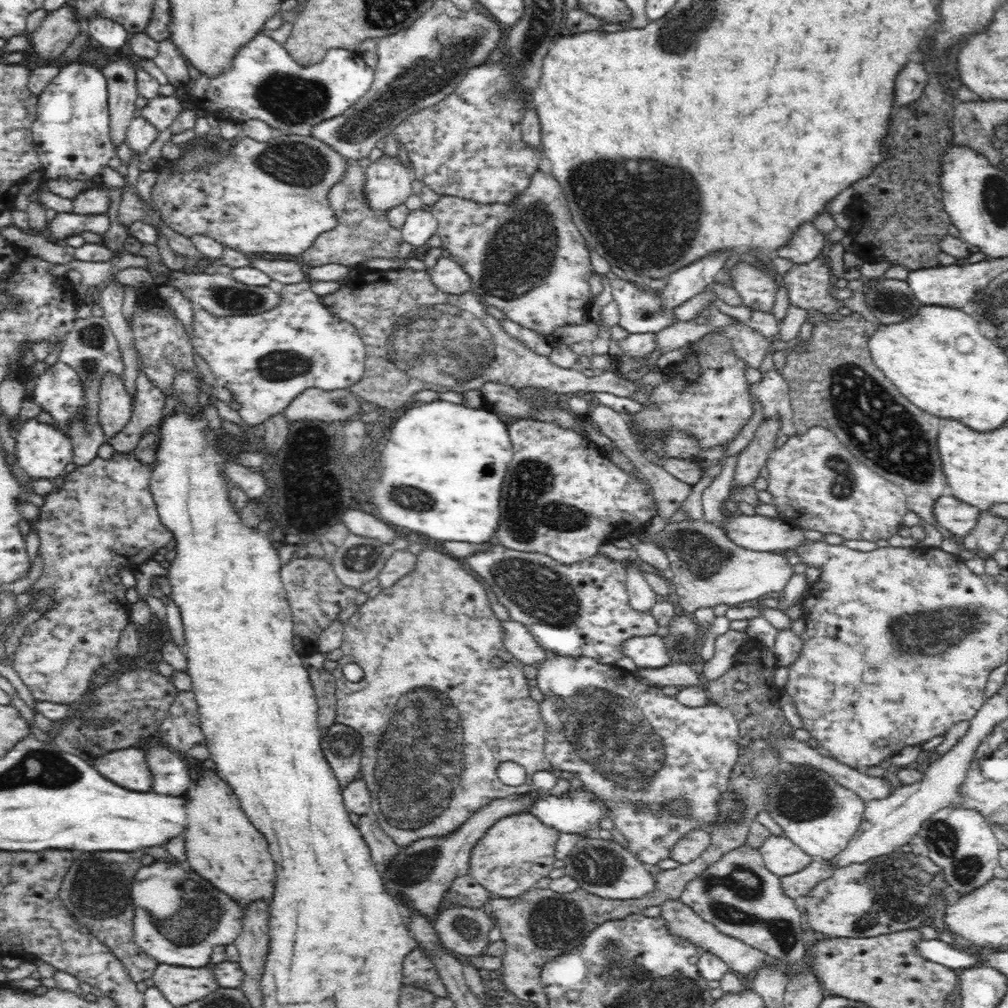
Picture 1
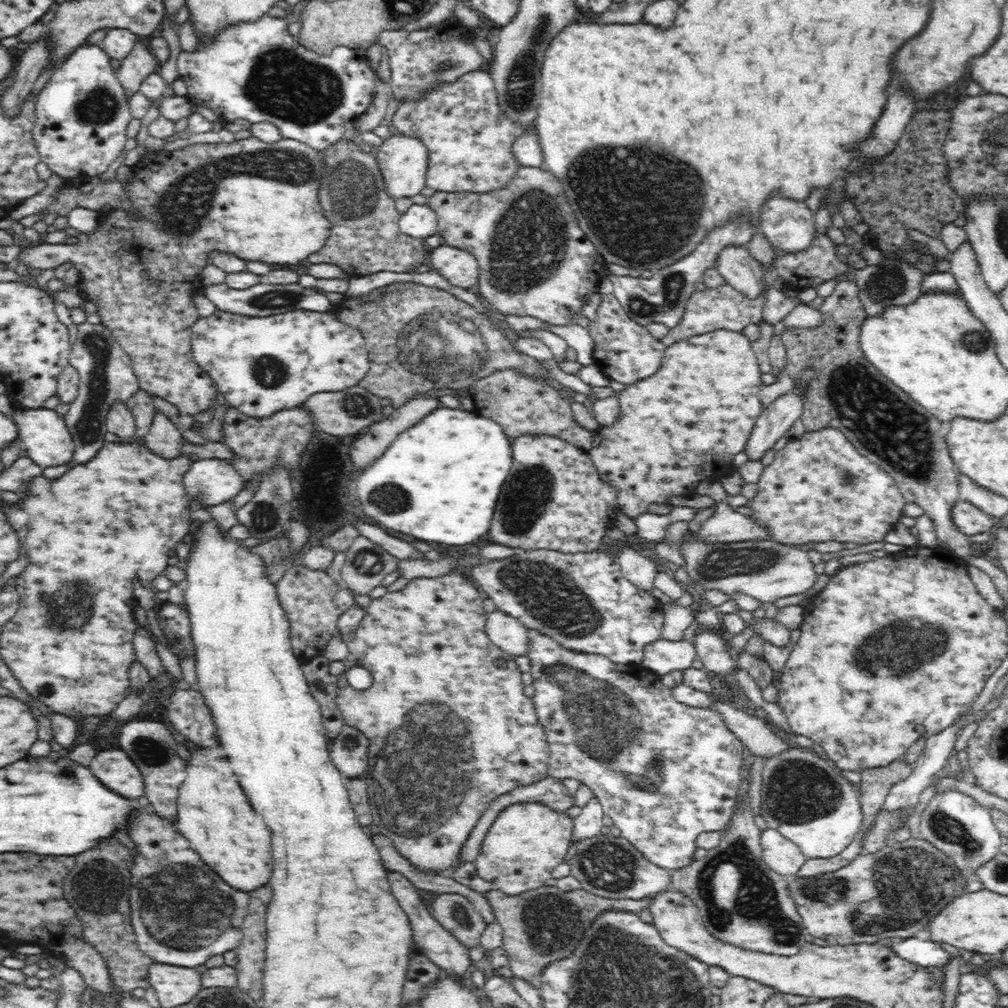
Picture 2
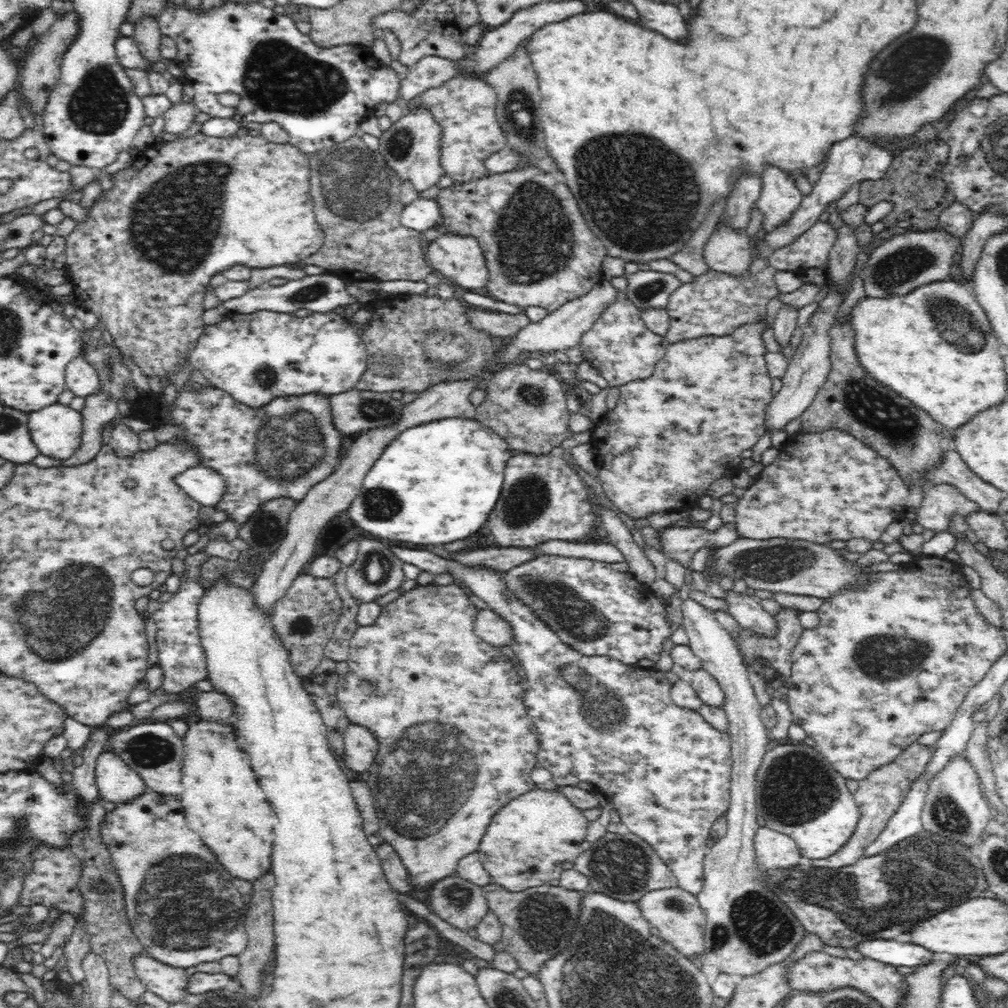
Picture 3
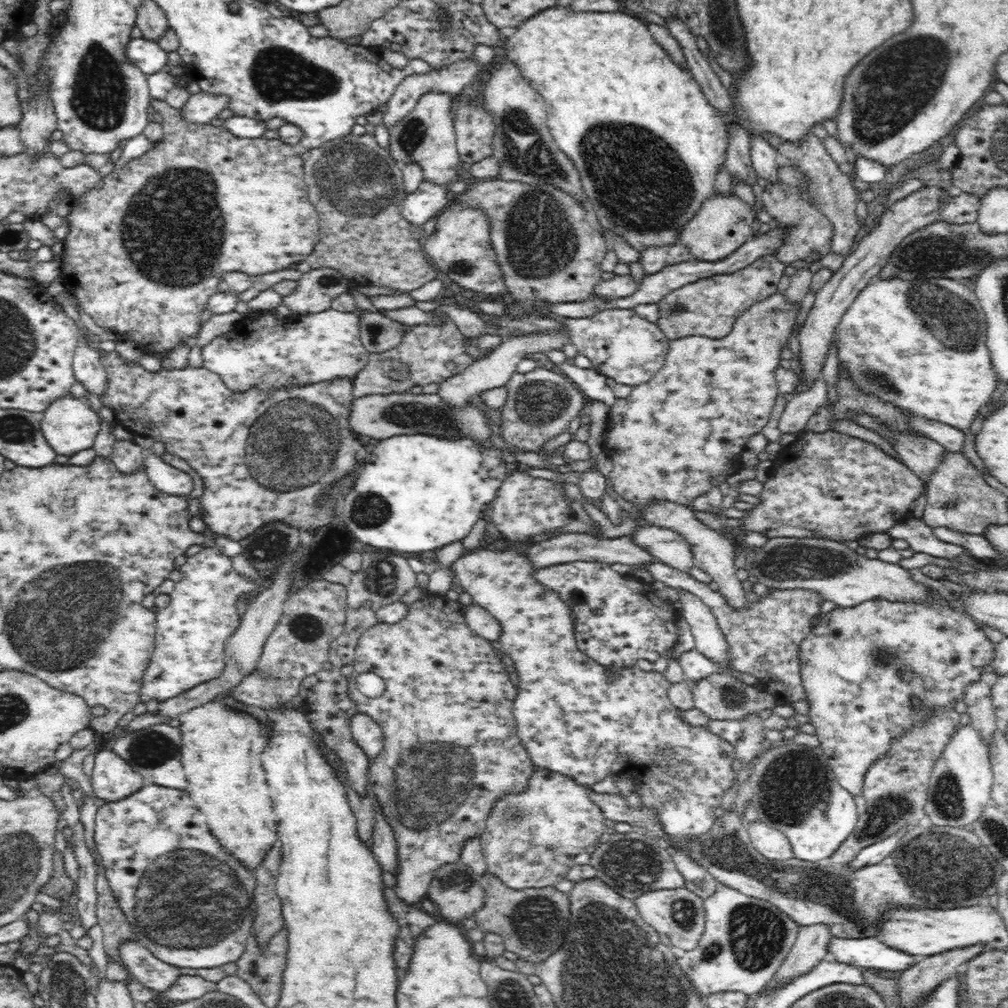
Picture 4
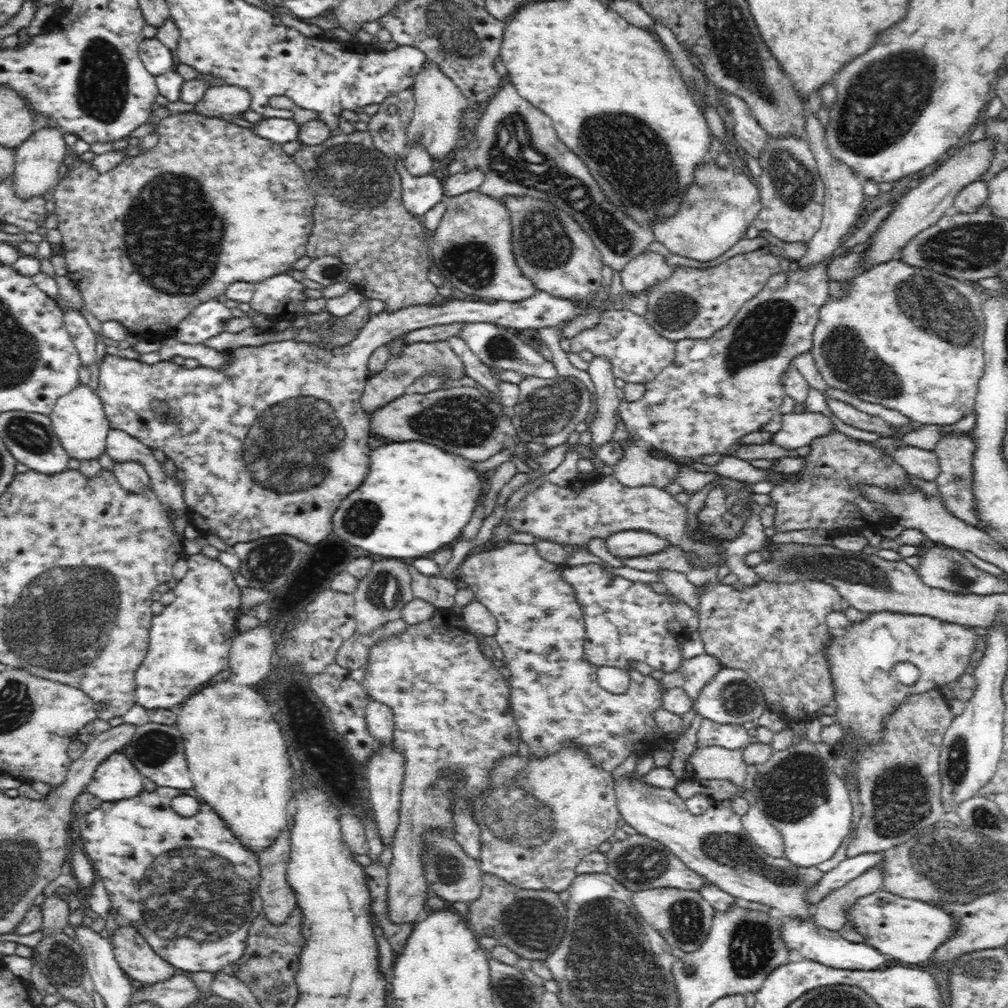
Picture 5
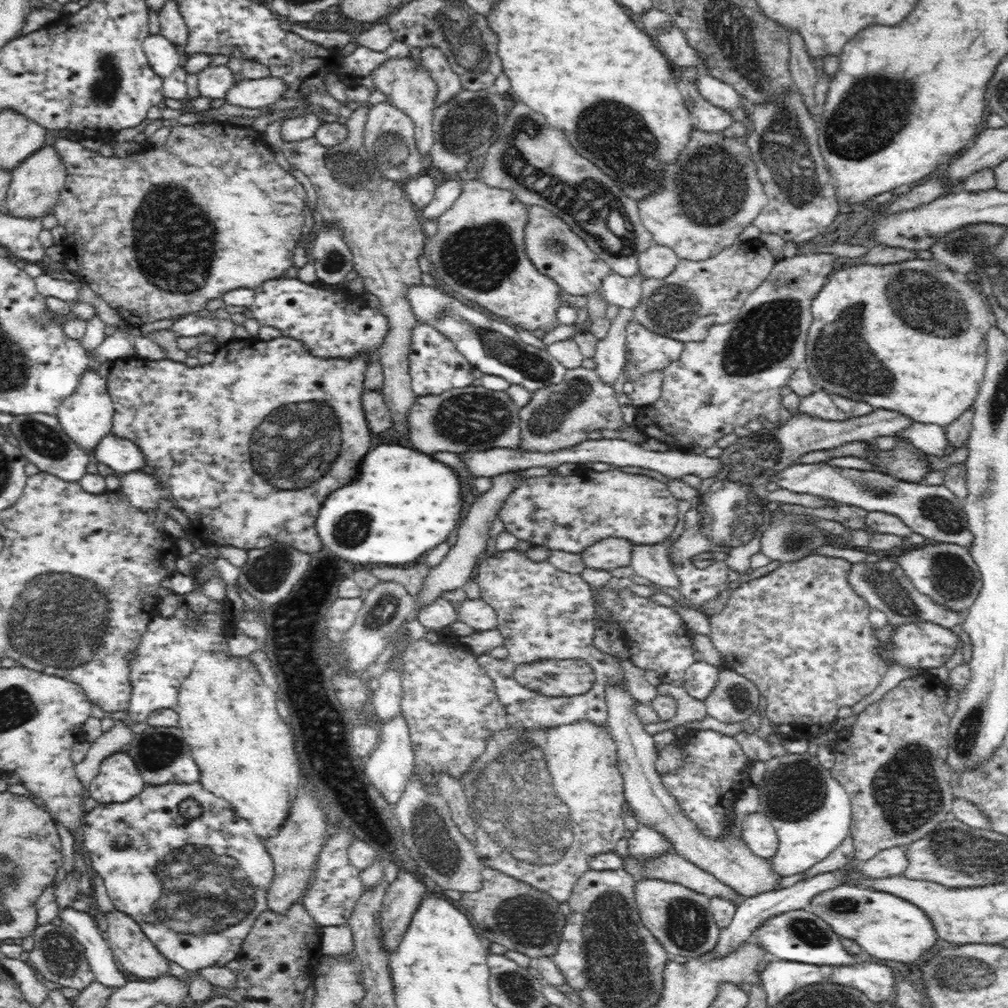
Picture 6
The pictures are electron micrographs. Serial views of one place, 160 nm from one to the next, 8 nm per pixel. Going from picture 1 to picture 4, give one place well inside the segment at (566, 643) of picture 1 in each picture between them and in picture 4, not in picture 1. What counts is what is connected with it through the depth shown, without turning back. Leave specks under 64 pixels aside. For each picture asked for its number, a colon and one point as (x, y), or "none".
2: (582, 601)
3: (597, 611)
4: (618, 620)

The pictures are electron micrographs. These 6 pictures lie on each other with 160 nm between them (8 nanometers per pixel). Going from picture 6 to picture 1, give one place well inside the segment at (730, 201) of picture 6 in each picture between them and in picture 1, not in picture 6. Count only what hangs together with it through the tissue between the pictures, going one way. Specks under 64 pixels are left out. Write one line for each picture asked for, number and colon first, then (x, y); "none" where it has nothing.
1: (757, 289)
2: (740, 269)
3: (728, 251)
4: (722, 225)
5: (719, 208)

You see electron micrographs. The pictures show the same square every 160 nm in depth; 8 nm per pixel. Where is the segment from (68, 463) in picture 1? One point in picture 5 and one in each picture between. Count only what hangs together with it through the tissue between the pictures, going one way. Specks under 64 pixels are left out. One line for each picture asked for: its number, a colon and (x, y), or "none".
2: (47, 440)
3: (56, 430)
4: (69, 425)
5: (78, 418)

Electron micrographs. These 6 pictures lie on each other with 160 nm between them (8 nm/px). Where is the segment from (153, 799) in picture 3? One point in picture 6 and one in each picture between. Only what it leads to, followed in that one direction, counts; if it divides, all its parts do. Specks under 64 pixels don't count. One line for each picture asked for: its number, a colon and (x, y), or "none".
4: (151, 844)
5: (194, 907)
6: (197, 907)

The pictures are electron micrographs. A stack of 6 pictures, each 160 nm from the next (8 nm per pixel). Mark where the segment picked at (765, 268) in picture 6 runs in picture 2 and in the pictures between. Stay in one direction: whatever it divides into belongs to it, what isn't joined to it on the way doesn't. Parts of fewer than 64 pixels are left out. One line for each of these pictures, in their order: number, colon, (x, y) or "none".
2: (723, 307)
3: (715, 303)
4: (709, 307)
5: (692, 303)

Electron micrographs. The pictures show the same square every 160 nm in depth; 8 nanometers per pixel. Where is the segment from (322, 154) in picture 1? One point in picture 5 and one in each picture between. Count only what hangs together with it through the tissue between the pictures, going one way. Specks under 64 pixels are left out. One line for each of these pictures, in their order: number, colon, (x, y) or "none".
2: (140, 269)
3: (142, 261)
4: (146, 248)
5: (141, 255)

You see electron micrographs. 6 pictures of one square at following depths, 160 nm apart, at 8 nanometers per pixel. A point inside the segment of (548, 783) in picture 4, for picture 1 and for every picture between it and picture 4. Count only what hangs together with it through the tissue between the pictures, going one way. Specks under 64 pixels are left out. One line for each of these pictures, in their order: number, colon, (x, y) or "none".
1: (518, 850)
2: (528, 840)
3: (527, 841)

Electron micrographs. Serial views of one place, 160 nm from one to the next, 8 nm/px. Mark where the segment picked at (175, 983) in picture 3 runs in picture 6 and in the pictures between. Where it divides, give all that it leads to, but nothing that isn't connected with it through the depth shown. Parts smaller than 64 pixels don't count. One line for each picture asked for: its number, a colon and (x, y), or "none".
4: (147, 969)
5: (138, 959)
6: (132, 949)

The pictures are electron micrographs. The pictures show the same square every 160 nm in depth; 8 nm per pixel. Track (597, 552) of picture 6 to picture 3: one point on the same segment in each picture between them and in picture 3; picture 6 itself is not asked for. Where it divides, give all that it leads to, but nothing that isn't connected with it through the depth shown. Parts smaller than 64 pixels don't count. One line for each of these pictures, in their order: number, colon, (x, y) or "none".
3: (680, 544)
4: (668, 546)
5: (630, 543)

